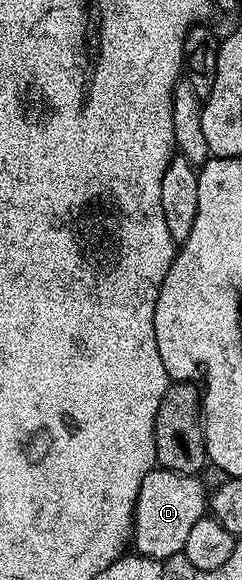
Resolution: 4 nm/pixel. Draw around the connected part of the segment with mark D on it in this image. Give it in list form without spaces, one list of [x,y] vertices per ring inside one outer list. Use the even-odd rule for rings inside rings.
[[[153,467],[142,479],[142,487],[138,487],[136,506],[132,512],[132,535],[131,544],[136,544],[135,552],[141,557],[153,557],[156,561],[163,563],[170,555],[178,555],[184,552],[184,544],[190,536],[194,523],[198,523],[200,517],[205,516],[210,505],[210,497],[204,493],[204,485],[199,476],[191,473],[175,473],[169,469]]]

